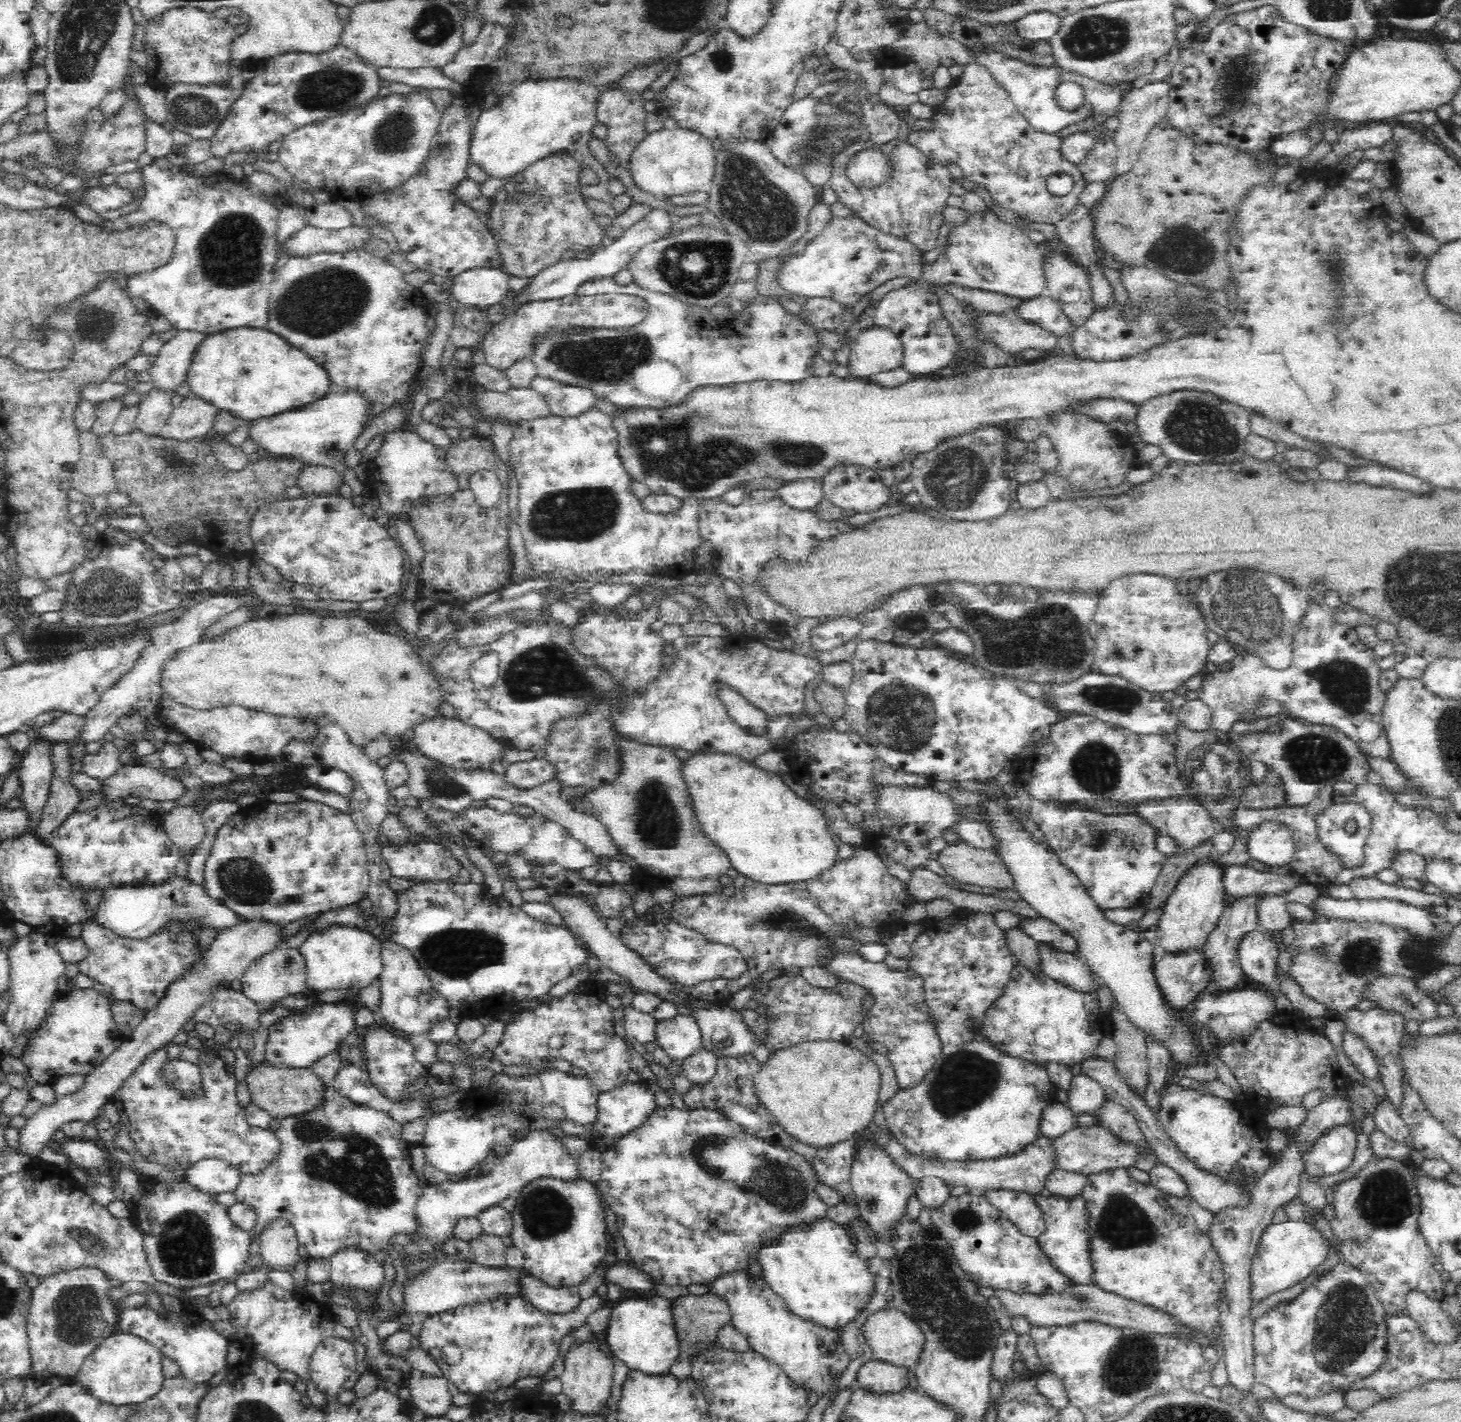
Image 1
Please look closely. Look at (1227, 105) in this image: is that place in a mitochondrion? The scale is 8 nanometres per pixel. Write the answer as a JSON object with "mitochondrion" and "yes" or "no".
{"mitochondrion":"yes"}

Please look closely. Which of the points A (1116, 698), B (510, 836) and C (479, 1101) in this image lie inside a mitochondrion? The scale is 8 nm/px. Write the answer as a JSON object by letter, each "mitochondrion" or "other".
{"A":"mitochondrion","B":"other","C":"other"}

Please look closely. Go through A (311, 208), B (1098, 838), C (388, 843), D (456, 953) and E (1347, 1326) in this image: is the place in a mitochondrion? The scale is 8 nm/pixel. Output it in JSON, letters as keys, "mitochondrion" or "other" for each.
{"A":"other","B":"mitochondrion","C":"other","D":"mitochondrion","E":"mitochondrion"}

